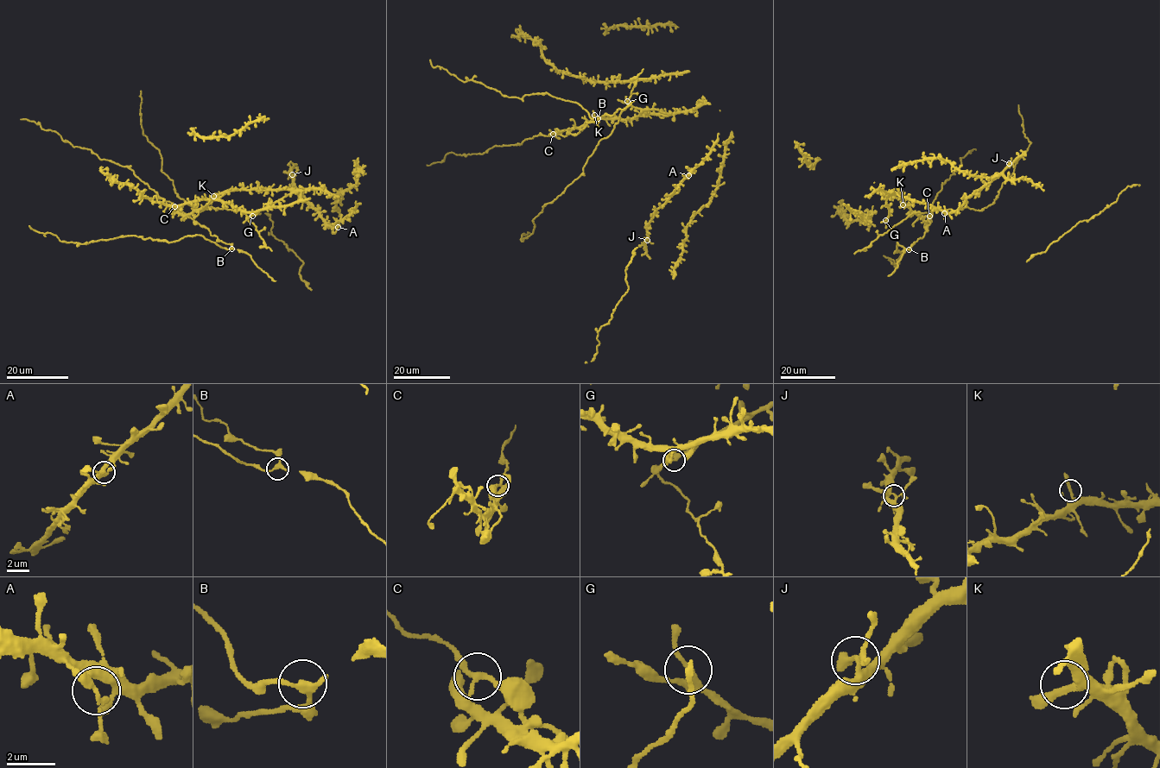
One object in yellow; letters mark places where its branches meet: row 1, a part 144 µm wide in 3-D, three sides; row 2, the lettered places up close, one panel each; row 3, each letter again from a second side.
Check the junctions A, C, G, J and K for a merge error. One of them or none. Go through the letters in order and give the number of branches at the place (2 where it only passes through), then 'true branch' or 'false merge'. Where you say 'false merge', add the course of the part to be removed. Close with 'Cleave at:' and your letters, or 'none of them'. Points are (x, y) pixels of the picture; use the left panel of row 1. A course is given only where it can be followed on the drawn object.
A: branches 2; true branch
C: branches 3; true branch
G: branches 3; true branch
J: branches 4; true branch
K: branches 2; true branch
Cleave at: none of them

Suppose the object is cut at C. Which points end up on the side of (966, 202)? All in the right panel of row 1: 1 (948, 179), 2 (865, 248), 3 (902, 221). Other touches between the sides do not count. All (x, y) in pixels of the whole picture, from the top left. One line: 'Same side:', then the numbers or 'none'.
Same side: 2, 3

